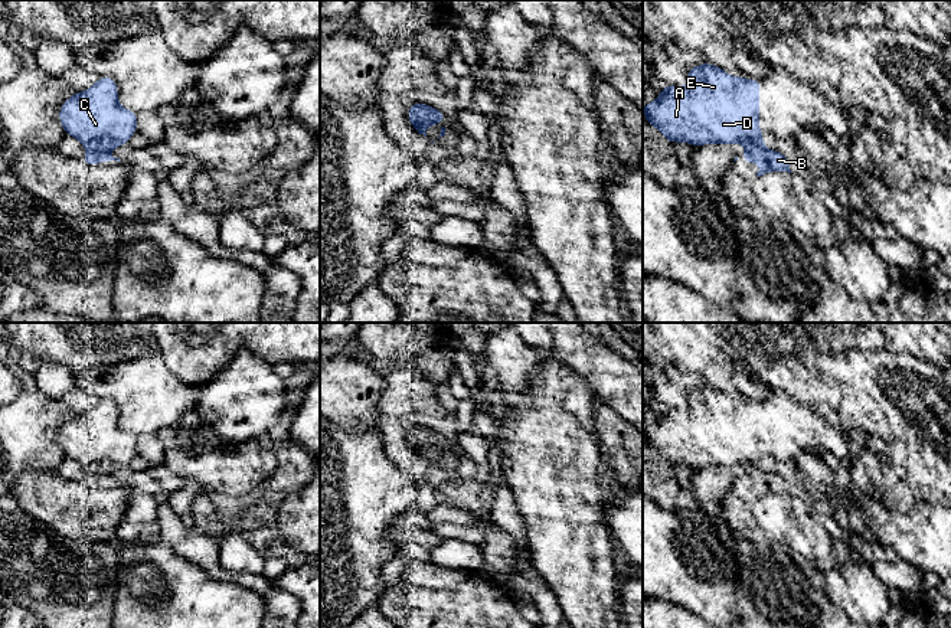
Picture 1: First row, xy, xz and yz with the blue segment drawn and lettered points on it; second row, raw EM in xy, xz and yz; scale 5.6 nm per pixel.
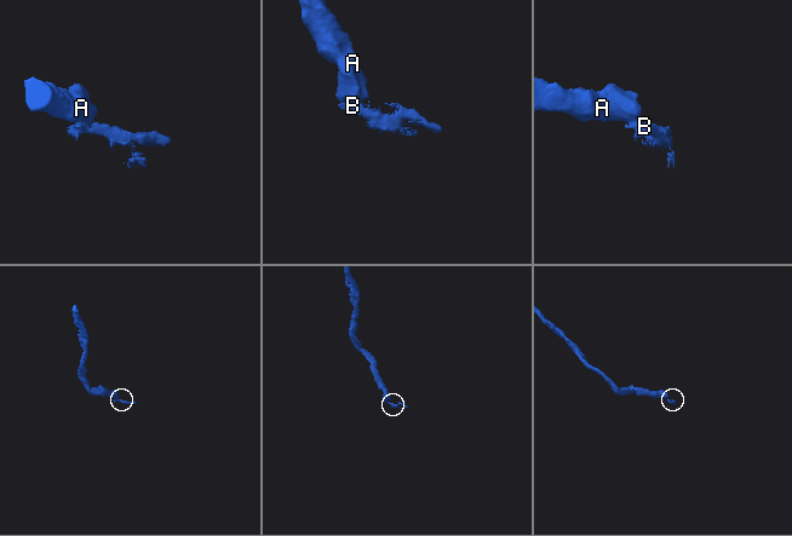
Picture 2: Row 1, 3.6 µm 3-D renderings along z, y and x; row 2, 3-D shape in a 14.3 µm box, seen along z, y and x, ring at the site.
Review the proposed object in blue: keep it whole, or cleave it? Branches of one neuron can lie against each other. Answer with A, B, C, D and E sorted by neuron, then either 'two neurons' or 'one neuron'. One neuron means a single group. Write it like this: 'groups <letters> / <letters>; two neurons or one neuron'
groups A C D E / B; two neurons

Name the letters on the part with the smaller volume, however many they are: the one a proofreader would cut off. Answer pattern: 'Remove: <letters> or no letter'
Remove: B

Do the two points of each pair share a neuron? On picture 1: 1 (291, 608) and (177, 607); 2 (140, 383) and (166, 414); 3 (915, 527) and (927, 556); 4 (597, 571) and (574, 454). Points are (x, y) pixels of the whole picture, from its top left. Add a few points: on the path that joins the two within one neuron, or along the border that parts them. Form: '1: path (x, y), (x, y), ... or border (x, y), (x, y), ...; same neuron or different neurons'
1: border (264, 604), (265, 612); different neurons
2: path (147, 391), (162, 406); same neuron
3: path (922, 535), (927, 539), (927, 549); same neuron
4: path (574, 542), (574, 483); same neuron

